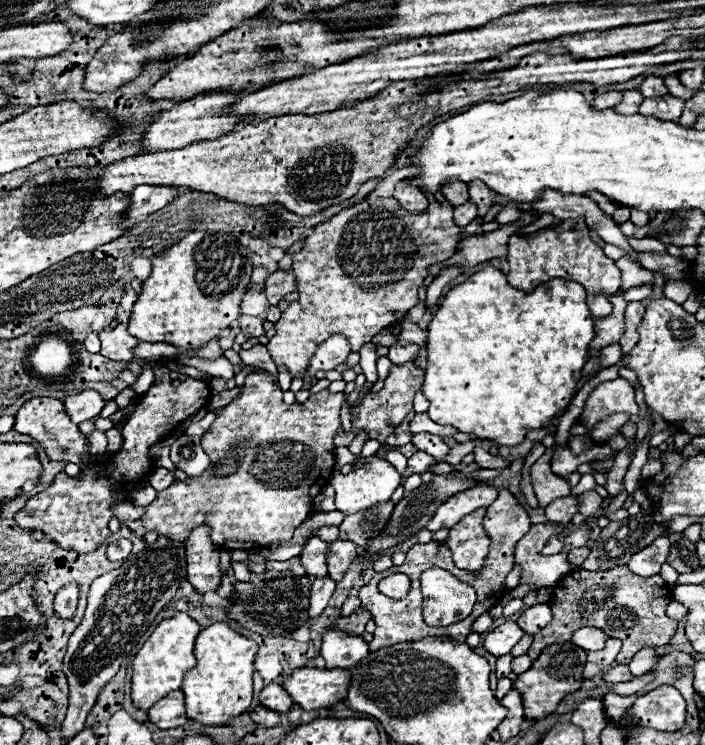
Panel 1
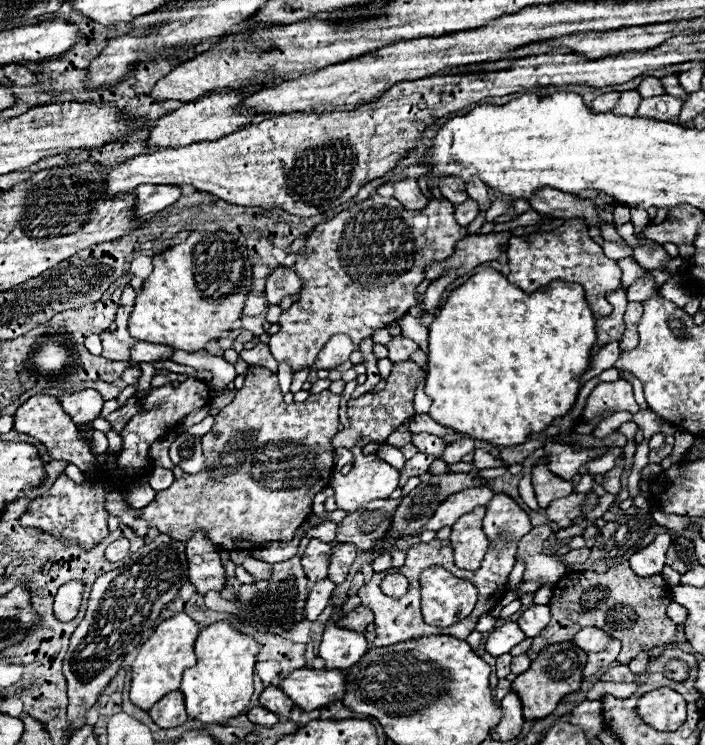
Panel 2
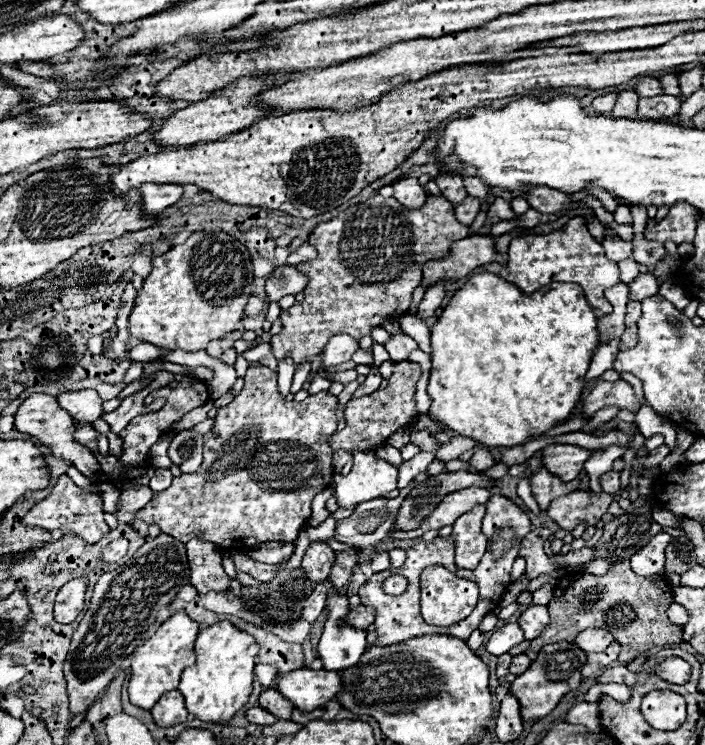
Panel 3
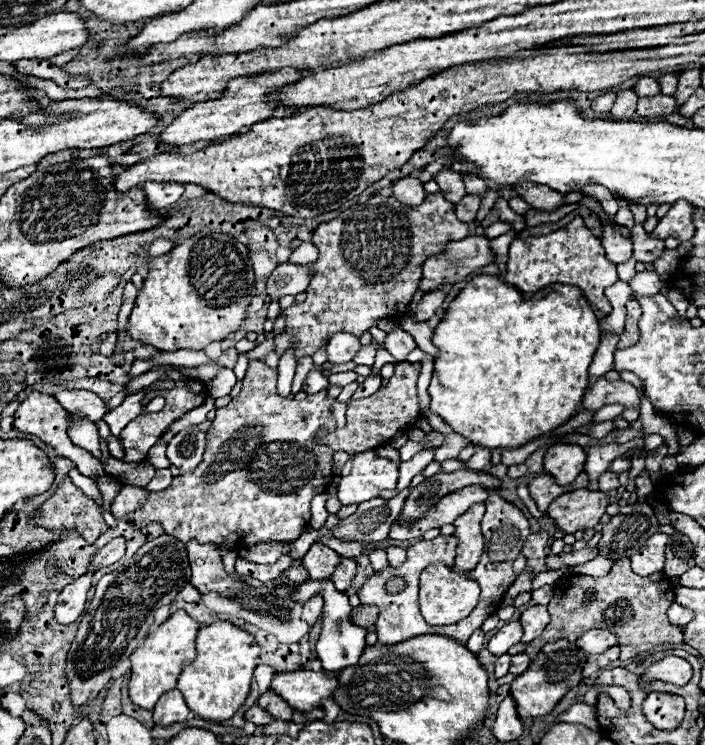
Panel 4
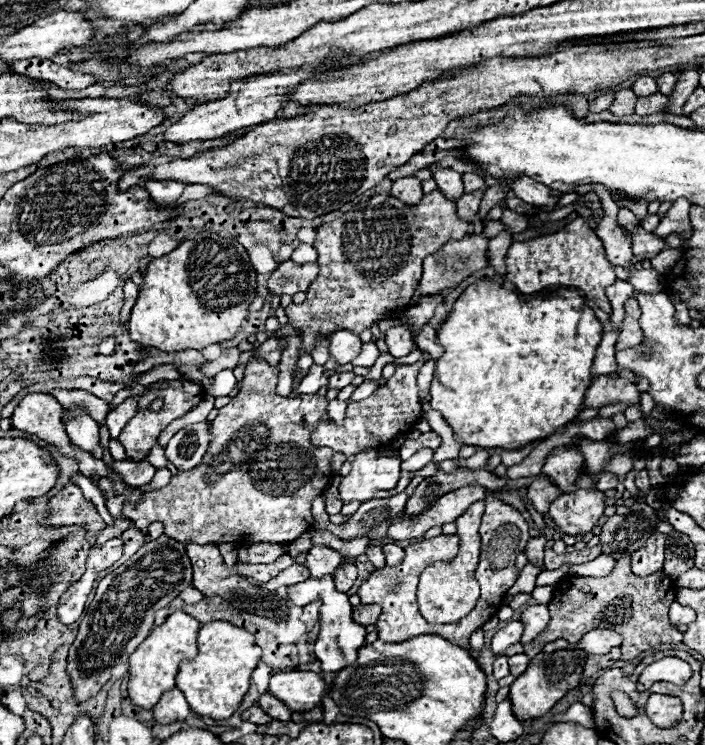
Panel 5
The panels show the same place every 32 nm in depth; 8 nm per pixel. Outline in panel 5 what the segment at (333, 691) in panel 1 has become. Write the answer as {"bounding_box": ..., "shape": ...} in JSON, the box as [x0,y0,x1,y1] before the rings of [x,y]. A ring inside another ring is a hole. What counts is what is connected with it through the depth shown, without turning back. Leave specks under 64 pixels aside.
{"bounding_box":[268,672,332,710],"shape":[[[276,672],[270,678],[268,692],[280,698],[290,710],[312,710],[316,708],[324,696],[332,690],[332,682],[328,682],[322,674],[316,672]]]}

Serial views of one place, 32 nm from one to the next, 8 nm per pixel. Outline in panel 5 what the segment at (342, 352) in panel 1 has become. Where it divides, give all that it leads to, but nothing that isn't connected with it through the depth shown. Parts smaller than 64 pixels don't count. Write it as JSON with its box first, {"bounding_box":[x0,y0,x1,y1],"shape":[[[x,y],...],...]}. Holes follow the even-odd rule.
{"bounding_box":[330,332,360,364],"shape":[[[334,332],[330,336],[330,358],[334,358],[338,364],[352,362],[360,354],[360,348],[360,336],[352,332]]]}

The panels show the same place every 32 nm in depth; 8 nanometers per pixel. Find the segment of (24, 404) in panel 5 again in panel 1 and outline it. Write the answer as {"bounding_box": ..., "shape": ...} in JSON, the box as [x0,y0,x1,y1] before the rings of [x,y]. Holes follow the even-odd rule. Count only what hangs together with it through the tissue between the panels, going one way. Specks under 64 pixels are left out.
{"bounding_box":[14,398,86,468],"shape":[[[32,398],[28,400],[16,414],[14,430],[20,434],[28,434],[34,440],[40,442],[40,446],[46,450],[48,458],[56,462],[74,462],[80,468],[86,466],[86,436],[80,434],[78,426],[72,424],[70,416],[64,410],[64,402],[56,398]]]}

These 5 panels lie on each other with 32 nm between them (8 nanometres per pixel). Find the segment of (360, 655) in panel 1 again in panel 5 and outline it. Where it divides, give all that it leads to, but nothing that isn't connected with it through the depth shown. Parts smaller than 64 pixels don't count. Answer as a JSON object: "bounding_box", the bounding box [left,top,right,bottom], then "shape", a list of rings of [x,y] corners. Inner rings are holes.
{"bounding_box":[288,576,366,672],"shape":[[[324,576],[320,580],[308,578],[306,582],[288,586],[288,596],[298,606],[304,606],[312,600],[322,600],[322,608],[320,608],[322,624],[320,624],[320,634],[318,634],[316,646],[314,646],[316,658],[322,662],[322,672],[338,672],[340,668],[346,668],[358,660],[358,650],[364,646],[366,628],[352,620],[352,606],[348,602],[348,594],[342,594],[334,588],[332,576]]]}

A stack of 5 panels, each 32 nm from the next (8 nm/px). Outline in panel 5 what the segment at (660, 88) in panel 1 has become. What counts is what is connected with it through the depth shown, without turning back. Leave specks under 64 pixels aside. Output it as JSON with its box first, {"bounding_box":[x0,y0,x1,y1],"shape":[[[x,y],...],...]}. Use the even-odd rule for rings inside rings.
{"bounding_box":[632,76,658,96],"shape":[[[640,76],[632,90],[636,92],[636,96],[650,96],[650,94],[656,94],[658,92],[658,86],[656,86],[656,80],[650,78],[650,76]]]}

